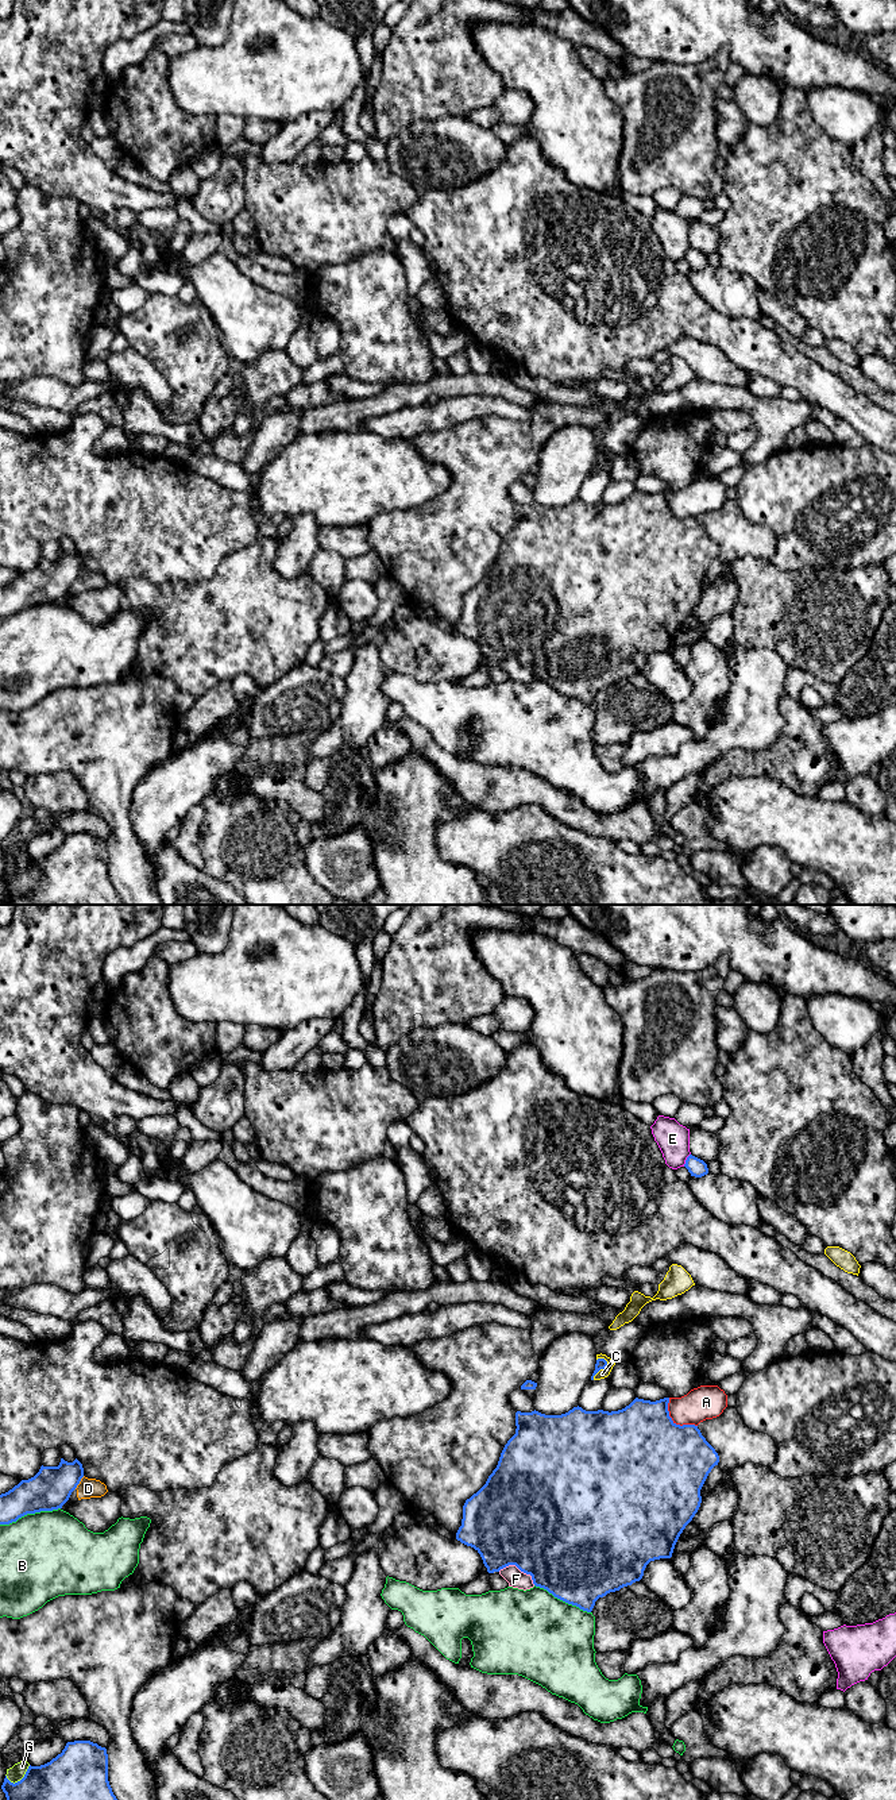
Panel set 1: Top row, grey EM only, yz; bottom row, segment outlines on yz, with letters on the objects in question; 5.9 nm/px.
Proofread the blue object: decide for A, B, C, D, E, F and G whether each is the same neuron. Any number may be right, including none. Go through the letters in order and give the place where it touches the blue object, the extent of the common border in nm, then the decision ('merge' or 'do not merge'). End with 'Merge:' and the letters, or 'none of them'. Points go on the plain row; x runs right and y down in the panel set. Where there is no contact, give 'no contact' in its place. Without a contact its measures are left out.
A: yz (672, 513) | 240 nm | do not merge
B: yz (30, 605) | 380 nm | do not merge
C: yz (602, 461) | 150 nm | do not merge
D: yz (78, 575) | 100 nm | do not merge
E: yz (686, 253) | 90 nm | do not merge
F: yz (518, 660) | 240 nm | do not merge
G: yz (20, 872) | 170 nm | do not merge
Merge: none of them

